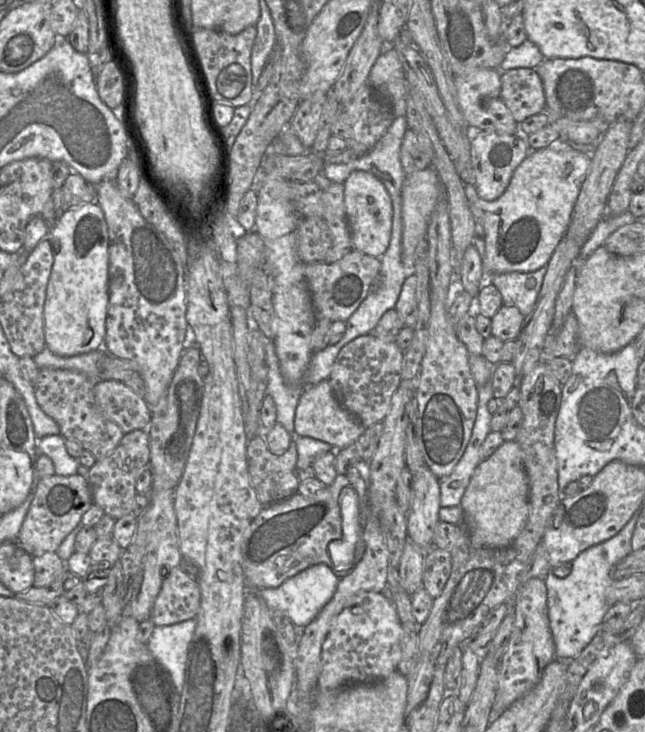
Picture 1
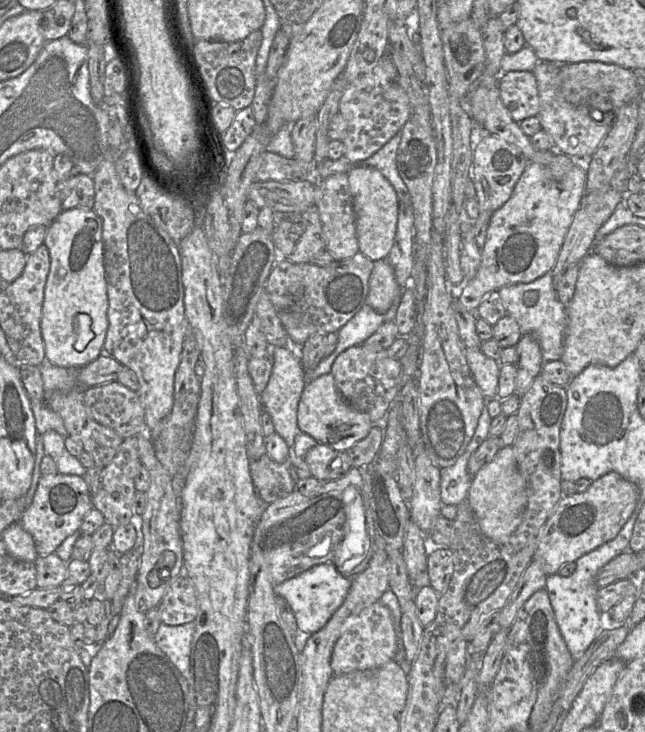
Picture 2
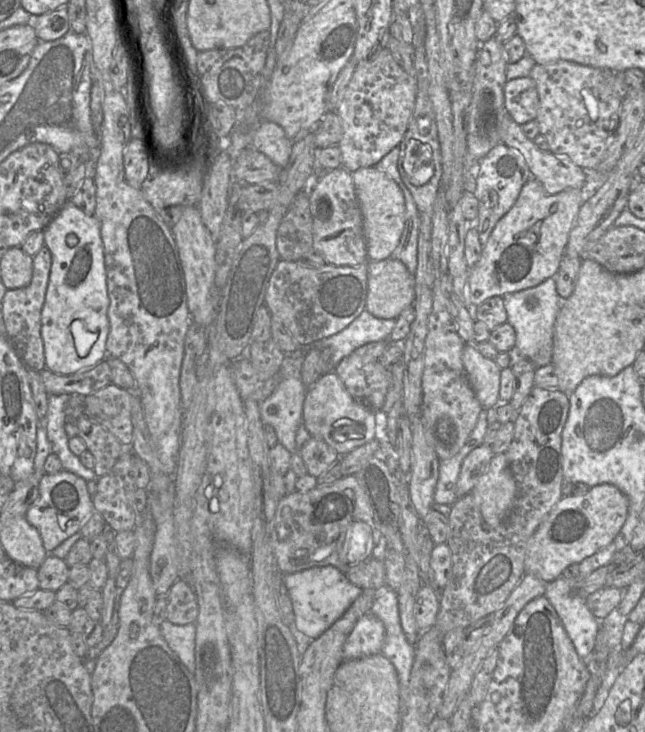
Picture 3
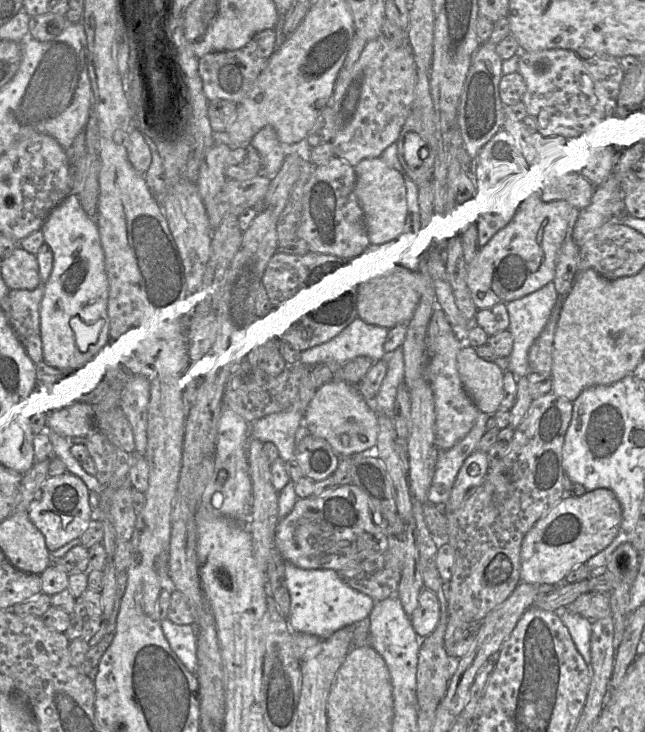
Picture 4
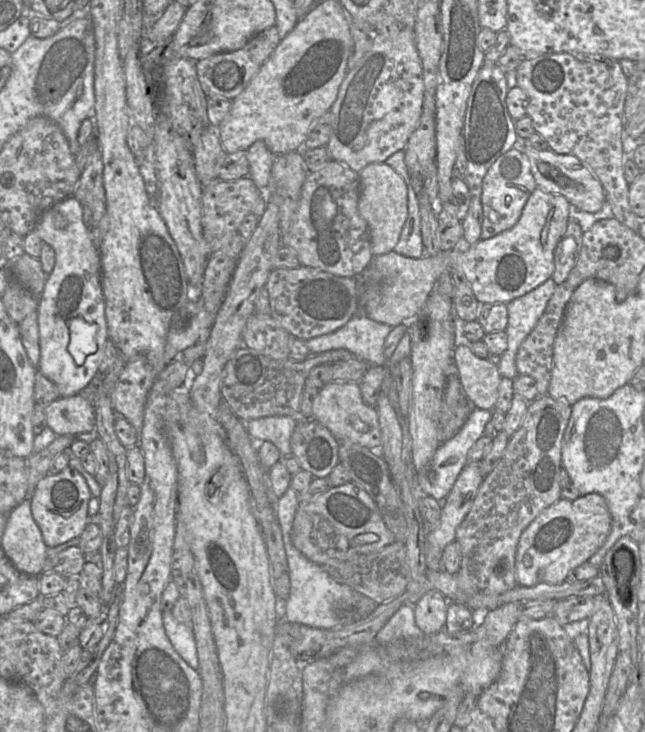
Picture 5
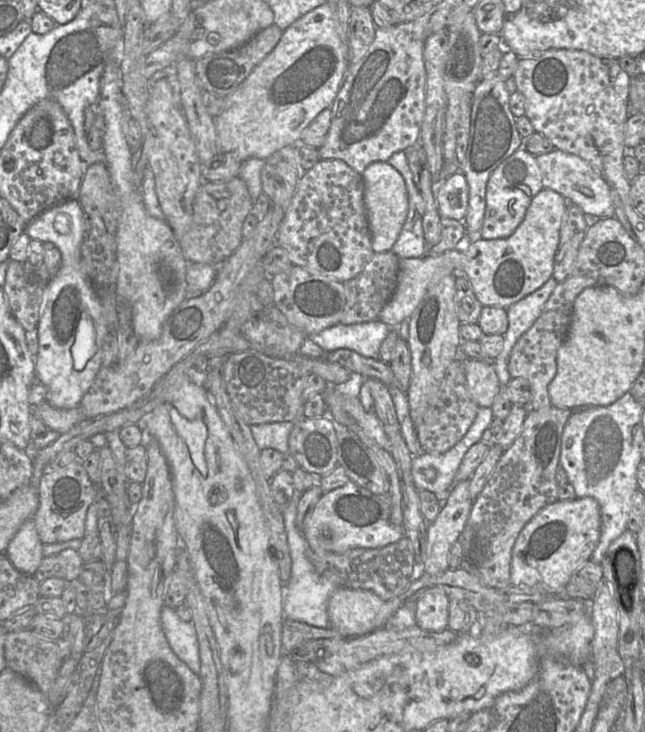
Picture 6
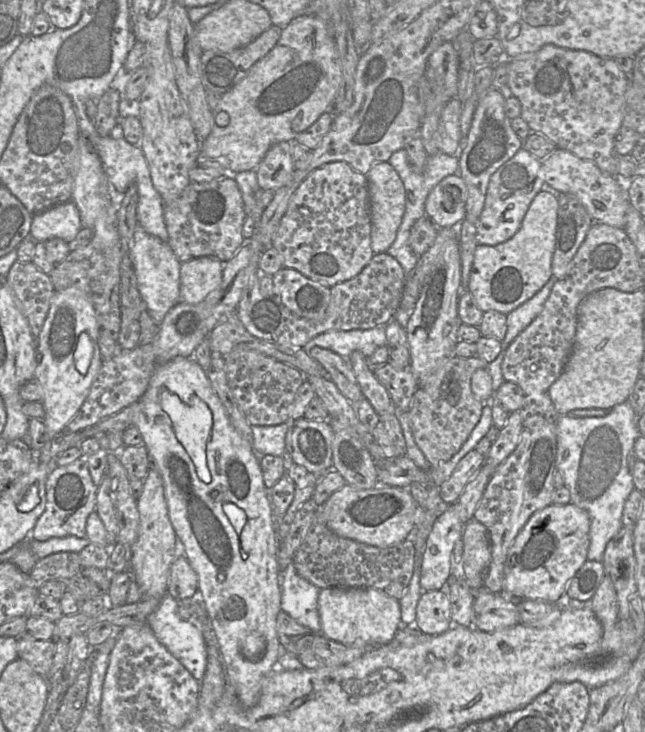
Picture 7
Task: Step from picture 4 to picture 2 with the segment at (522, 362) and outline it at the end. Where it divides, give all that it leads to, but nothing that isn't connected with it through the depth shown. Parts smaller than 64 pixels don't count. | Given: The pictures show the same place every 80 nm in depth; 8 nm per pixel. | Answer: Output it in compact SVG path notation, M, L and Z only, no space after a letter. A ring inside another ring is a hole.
M550 272L529 283L515 283L498 290L507 314L519 325L521 335L533 334L538 340L544 362L560 360L567 323L566 306L557 295L553 275Z

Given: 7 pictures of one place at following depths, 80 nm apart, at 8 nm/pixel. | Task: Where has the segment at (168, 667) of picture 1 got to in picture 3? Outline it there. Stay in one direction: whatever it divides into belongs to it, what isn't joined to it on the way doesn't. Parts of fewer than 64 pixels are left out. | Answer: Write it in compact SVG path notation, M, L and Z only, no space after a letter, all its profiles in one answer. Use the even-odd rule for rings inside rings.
M165 620L160 625L160 630L169 647L177 654L187 669L194 673L196 640L195 623L176 625Z

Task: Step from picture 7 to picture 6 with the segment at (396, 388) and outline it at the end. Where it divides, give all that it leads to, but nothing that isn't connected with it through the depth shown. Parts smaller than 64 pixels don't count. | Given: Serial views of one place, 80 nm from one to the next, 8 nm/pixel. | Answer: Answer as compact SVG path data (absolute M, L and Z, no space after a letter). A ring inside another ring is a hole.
M344 348L327 352L325 359L331 363L338 363L364 378L371 377L380 380L386 386L397 386L389 363L380 359L364 357L355 351Z

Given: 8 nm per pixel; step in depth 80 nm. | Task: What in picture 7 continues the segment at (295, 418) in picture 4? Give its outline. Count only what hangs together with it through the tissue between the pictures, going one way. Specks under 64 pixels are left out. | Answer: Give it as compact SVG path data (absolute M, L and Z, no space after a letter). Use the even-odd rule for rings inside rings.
M290 422L279 425L254 426L253 450L258 456L273 455L281 456L286 452L285 437L289 430Z

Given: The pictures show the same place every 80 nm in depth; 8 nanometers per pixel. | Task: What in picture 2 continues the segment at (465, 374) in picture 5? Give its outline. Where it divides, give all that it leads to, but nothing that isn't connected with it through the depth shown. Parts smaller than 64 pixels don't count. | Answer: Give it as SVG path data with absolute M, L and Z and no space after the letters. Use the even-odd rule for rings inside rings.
M466 348L466 360L484 398L496 398L501 364L473 348Z

